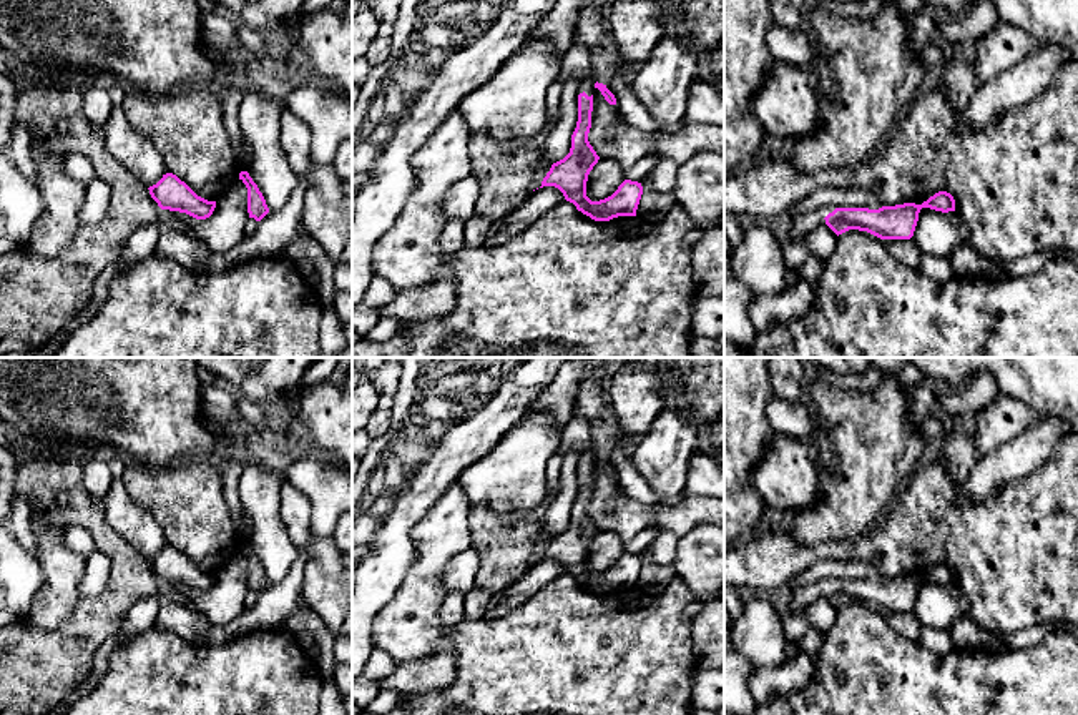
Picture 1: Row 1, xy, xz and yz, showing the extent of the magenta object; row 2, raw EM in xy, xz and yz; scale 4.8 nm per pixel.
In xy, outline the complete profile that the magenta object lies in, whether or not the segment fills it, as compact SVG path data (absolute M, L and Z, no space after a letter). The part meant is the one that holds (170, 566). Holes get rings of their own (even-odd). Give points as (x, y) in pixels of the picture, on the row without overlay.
M173 545L163 547L163 550L148 562L161 582L186 585L196 592L209 590L216 580L216 574L198 569Z

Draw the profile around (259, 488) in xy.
M261 464L244 466L239 479L239 497L251 525L247 545L269 584L281 582L297 557L297 549L279 517L282 484L279 472Z

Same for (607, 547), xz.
M600 530L588 547L586 569L600 574L611 569L625 554L623 540L616 532Z

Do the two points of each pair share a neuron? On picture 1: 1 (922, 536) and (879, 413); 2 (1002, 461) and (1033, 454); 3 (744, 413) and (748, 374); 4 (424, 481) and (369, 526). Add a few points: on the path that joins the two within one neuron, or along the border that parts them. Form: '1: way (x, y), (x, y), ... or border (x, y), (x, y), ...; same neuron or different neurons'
1: border (921, 464), (881, 514); different neurons
2: way (1010, 461), (1025, 454); same neuron
3: way (744, 403), (744, 384); same neuron
4: way (409, 496), (391, 516), (384, 529); same neuron

